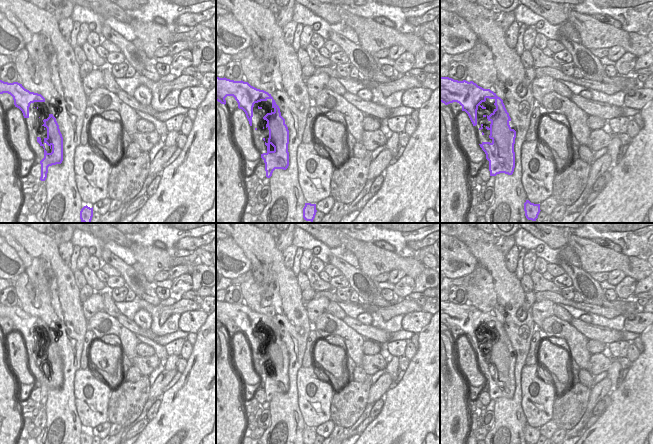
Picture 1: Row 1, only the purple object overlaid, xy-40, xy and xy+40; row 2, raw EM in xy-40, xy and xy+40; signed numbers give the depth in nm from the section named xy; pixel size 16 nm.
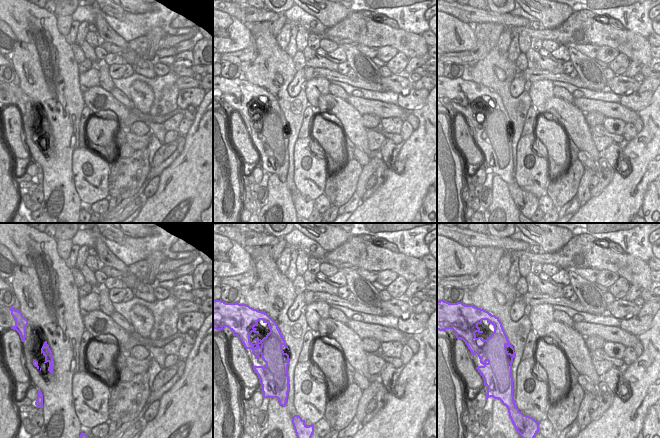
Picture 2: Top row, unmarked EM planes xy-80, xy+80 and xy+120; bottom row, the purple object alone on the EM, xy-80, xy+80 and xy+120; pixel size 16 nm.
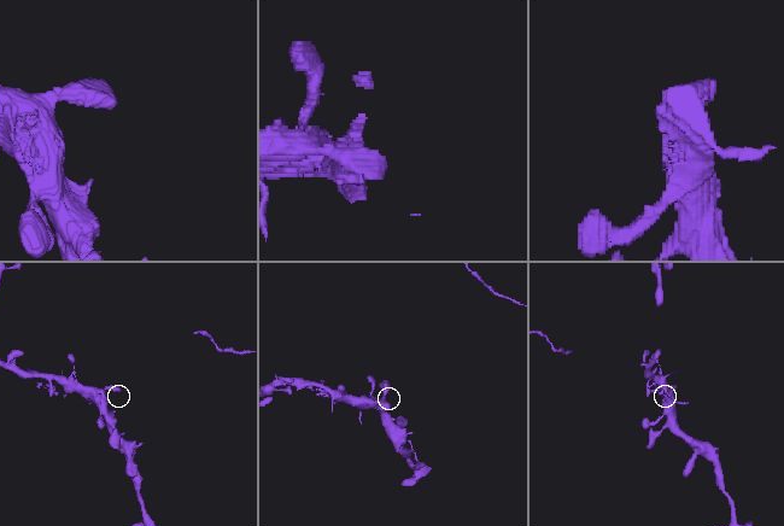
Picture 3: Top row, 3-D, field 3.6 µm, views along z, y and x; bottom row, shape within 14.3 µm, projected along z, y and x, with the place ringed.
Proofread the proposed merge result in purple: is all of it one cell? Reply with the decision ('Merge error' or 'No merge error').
No merge error.

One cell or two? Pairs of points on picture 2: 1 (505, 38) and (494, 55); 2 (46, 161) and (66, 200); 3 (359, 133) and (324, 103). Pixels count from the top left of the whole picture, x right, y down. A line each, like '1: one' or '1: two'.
1: two
2: one
3: one

